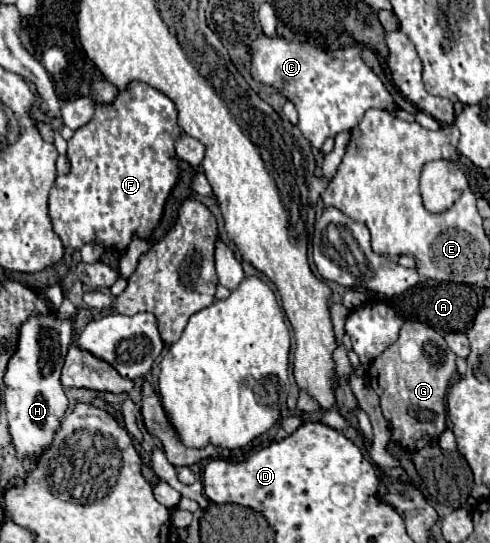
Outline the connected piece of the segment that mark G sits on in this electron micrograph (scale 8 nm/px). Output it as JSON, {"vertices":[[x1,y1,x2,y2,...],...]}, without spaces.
{"vertices":[[410,320,404,322,400,338,386,348,368,370,368,384,380,398,384,418,390,422,392,438,408,450,420,450,440,436,446,428,444,398,450,378,456,372,456,356,444,336,432,326]]}

